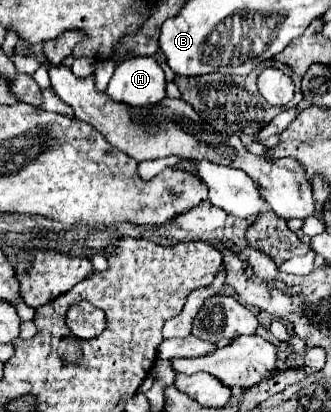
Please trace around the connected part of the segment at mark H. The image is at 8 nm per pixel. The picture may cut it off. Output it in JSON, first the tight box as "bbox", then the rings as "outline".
{"bbox":[108,57,166,107],"outline":[[[130,57],[116,67],[108,95],[130,107],[158,105],[166,97],[164,71],[154,57]]]}

